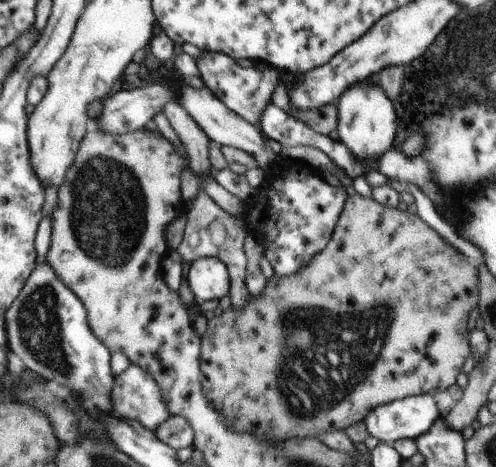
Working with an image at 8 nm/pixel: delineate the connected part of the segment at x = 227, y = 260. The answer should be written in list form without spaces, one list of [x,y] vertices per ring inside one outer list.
[[[199,190],[190,210],[187,211],[188,224],[184,230],[184,237],[177,248],[181,255],[182,262],[194,263],[197,259],[207,257],[220,258],[230,269],[233,286],[229,293],[232,298],[232,306],[242,309],[249,300],[249,290],[247,290],[247,254],[245,254],[245,238],[249,233],[245,222],[240,221],[228,212],[225,212],[205,190]]]

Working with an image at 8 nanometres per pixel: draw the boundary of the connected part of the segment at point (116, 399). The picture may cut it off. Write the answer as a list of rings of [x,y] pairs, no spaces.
[[[131,364],[116,376],[112,399],[114,415],[138,420],[154,432],[171,416],[160,386],[137,365]]]

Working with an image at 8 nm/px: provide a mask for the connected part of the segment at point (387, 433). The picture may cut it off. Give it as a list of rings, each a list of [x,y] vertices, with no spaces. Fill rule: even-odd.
[[[422,394],[400,398],[375,407],[361,422],[366,426],[370,436],[374,436],[381,443],[392,446],[399,439],[415,440],[431,429],[439,418],[441,416],[432,395]]]

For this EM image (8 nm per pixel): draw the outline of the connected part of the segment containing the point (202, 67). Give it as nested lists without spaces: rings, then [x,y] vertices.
[[[202,51],[202,55],[194,60],[205,86],[209,87],[233,112],[242,116],[247,122],[259,127],[265,109],[271,104],[271,98],[281,81],[281,73],[271,66],[269,69],[258,70],[257,67],[242,68],[234,58],[225,53],[215,51]]]

